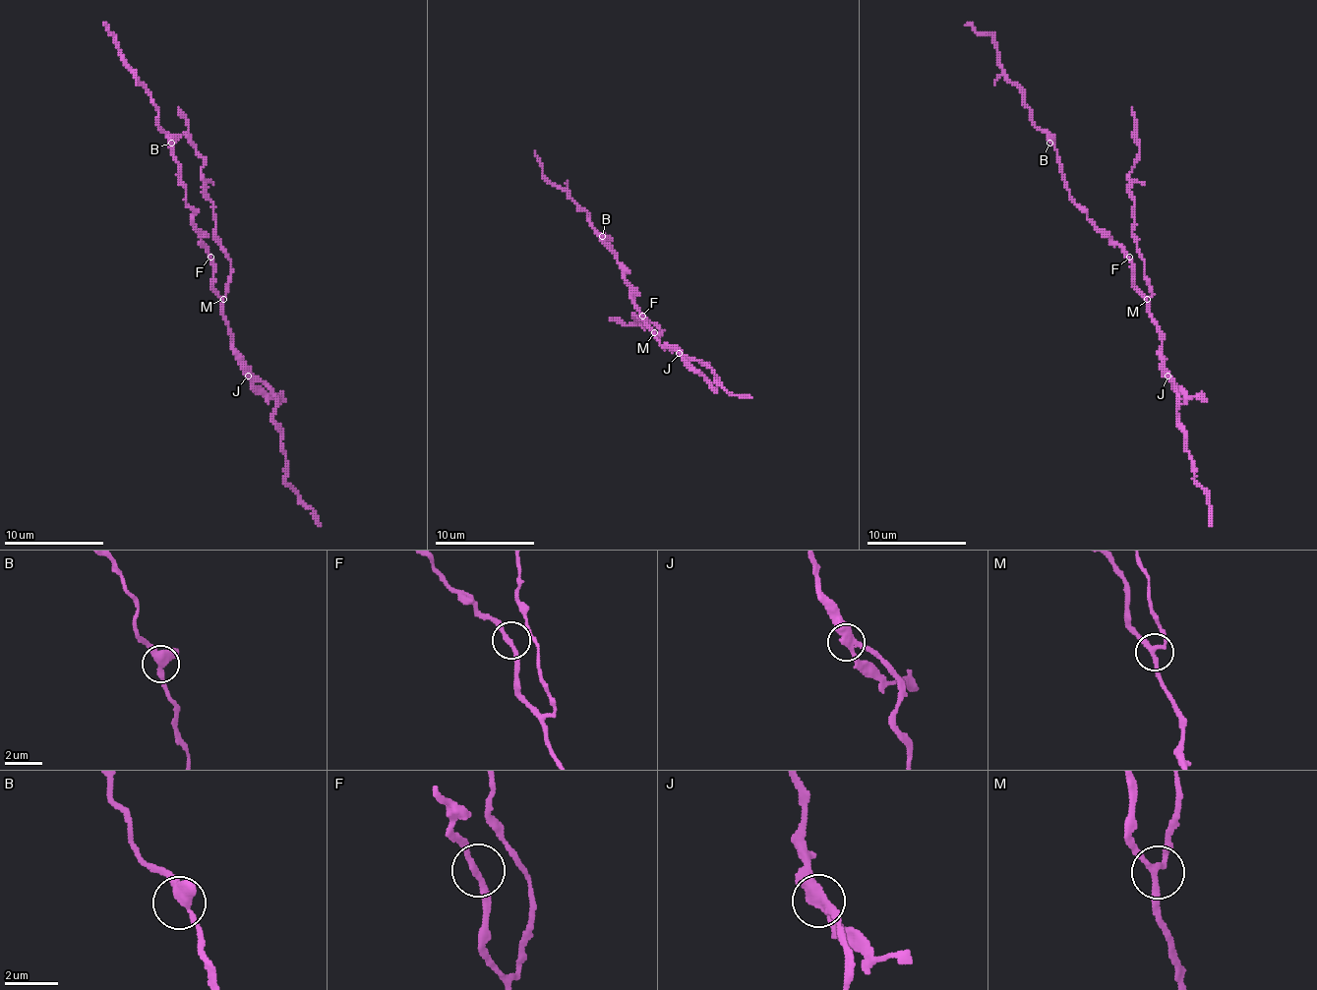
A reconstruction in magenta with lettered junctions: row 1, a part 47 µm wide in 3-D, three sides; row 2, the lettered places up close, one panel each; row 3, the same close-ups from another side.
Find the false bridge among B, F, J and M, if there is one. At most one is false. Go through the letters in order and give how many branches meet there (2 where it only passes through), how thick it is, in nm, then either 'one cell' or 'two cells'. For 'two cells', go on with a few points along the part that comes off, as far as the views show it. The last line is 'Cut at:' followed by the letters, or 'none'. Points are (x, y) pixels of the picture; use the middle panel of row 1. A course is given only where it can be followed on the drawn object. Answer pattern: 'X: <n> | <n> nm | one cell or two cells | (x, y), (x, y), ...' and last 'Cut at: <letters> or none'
B: 3 | 360 nm | one cell
F: 2 | 200 nm | one cell
J: 3 | 340 nm | two cells | (680, 353), (717, 392)
M: 3 | 220 nm | one cell
Cut at: J

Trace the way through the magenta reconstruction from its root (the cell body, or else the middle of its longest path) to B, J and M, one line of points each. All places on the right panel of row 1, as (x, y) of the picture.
B: (1127, 260), (1127, 255), (1087, 217), (1069, 195), (1057, 149), (1049, 143)
J: (1127, 260), (1132, 264), (1132, 284), (1147, 302), (1147, 312), (1157, 326), (1162, 341), (1162, 372), (1167, 377)
M: (1127, 260), (1132, 264), (1132, 284), (1147, 299)

